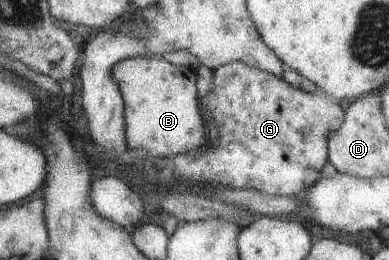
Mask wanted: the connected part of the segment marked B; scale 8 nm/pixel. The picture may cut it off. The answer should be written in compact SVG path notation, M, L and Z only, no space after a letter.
M144 55L134 58L127 58L126 60L120 61L113 70L113 78L119 84L123 99L125 102L125 119L127 122L127 141L129 142L129 148L131 149L144 149L147 150L152 156L158 156L158 158L166 159L172 155L178 153L192 153L205 146L208 138L207 123L202 119L200 114L200 108L198 106L198 98L196 98L196 84L190 82L190 78L178 68L178 65L164 60L161 56L153 55L153 57L147 58Z

